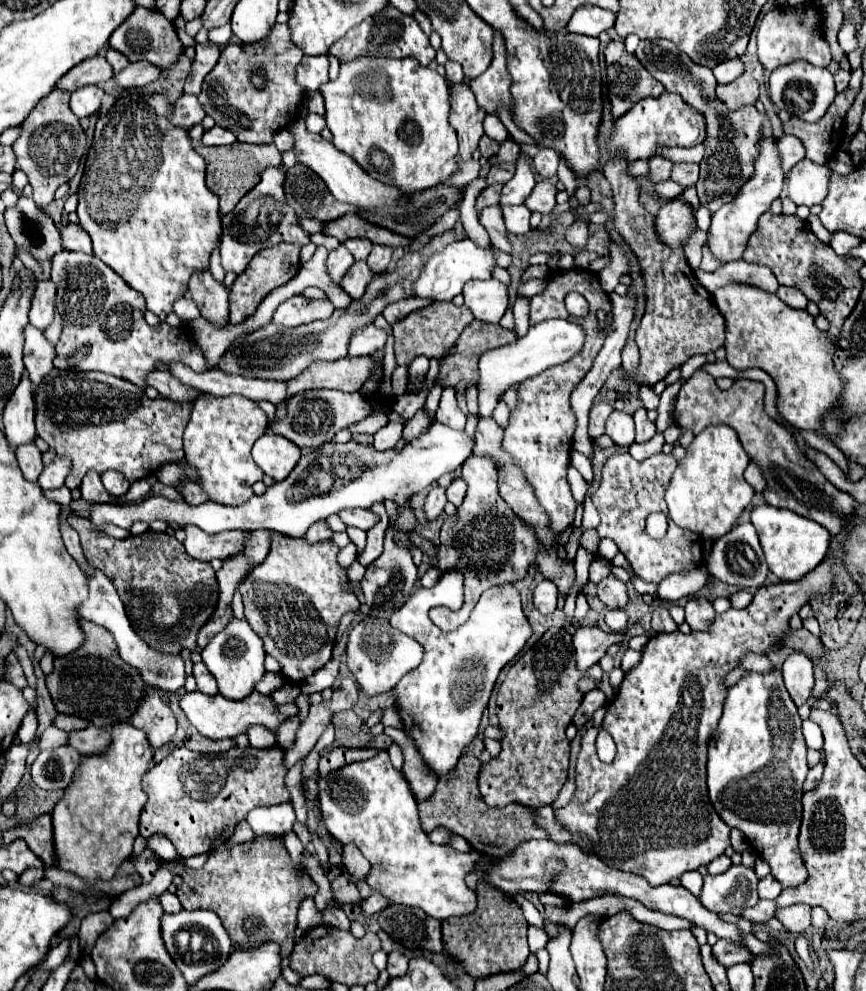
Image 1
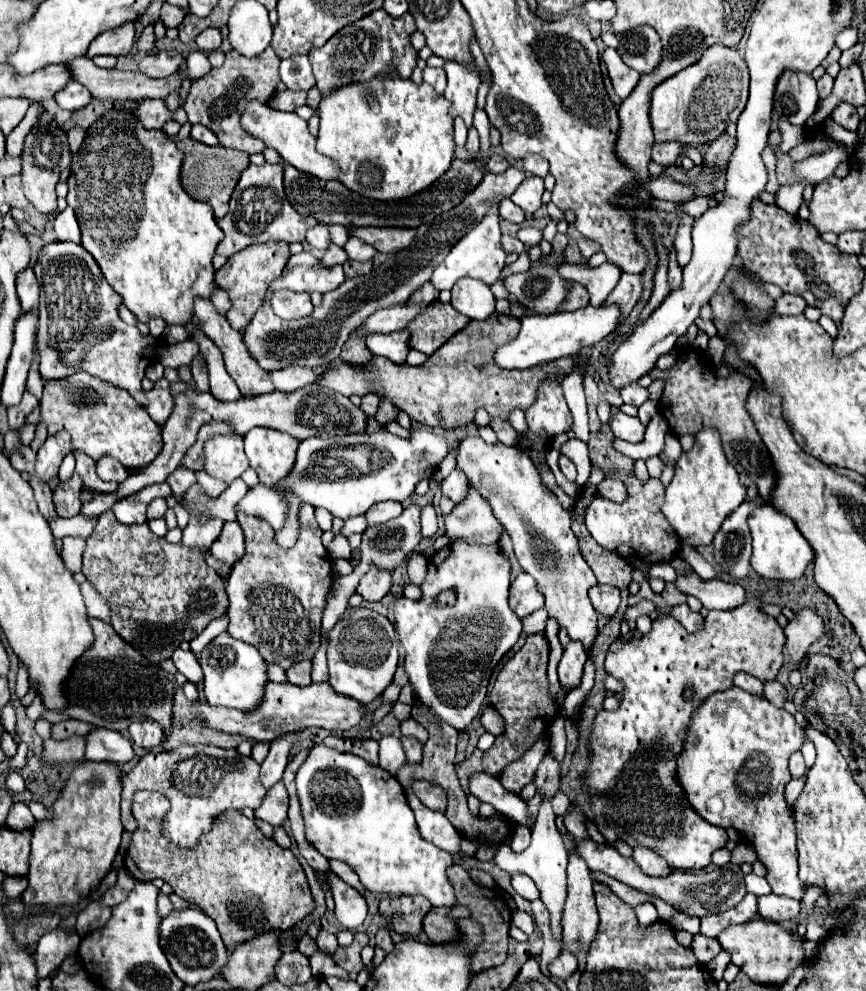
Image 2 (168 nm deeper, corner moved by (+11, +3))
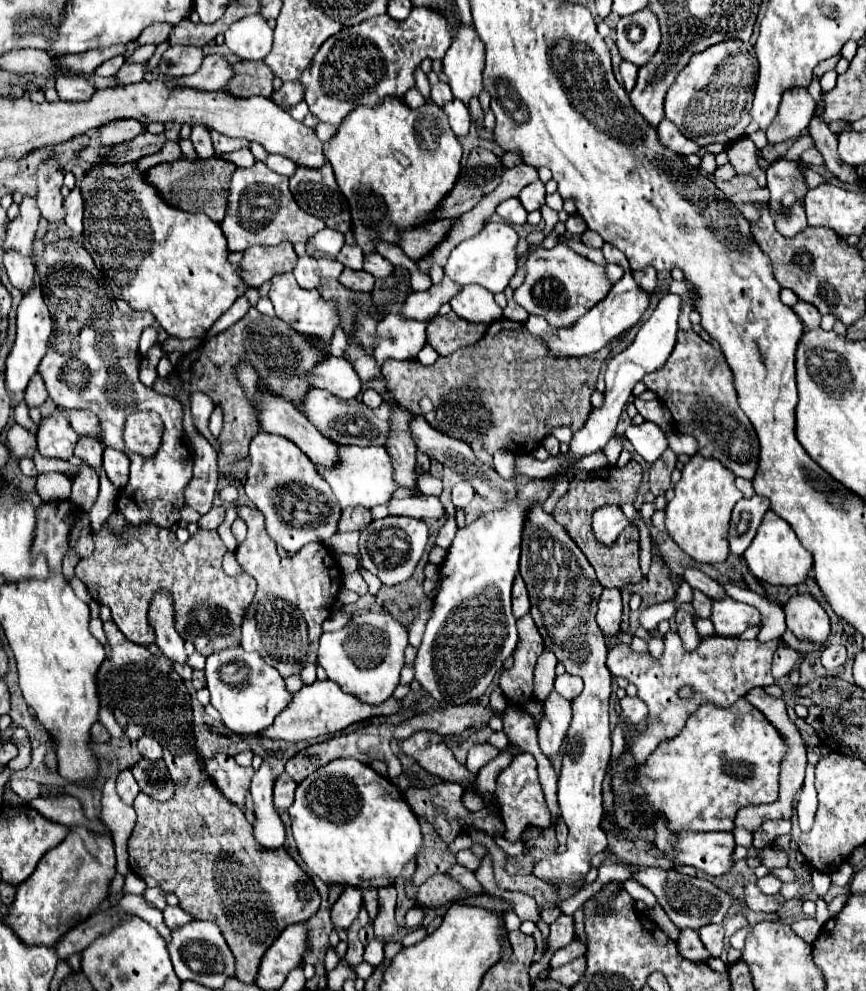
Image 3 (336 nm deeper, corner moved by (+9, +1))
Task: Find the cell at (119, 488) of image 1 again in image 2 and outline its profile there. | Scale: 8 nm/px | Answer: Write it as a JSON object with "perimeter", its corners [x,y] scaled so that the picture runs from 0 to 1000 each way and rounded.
{"perimeter":[[[118,460],[118,464],[113,464],[113,480],[118,484],[132,484],[132,486],[139,488],[148,482],[148,476],[129,460]]]}

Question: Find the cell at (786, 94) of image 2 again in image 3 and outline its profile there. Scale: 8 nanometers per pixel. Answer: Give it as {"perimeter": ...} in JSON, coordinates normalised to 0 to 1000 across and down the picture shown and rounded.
{"perimeter":[[[933,89],[908,91],[898,109],[896,123],[891,123],[891,127],[885,131],[887,143],[896,145],[924,137],[933,129],[940,111],[942,111],[942,103],[935,97]]]}

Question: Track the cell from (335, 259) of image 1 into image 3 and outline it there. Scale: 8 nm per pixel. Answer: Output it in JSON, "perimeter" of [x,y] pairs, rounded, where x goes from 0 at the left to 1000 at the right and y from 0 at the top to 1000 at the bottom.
{"perimeter":[[[395,248],[395,252],[388,258],[390,264],[395,264],[402,270],[411,270],[411,272],[418,270],[418,260],[420,260],[420,254],[416,248]]]}

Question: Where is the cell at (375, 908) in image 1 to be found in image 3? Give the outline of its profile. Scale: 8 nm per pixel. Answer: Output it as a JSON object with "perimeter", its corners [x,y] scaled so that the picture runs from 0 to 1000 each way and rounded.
{"perimeter":[[[400,896],[388,912],[383,914],[383,932],[393,934],[397,938],[404,936],[404,932],[411,928],[413,920],[418,916],[418,902],[413,896]]]}

